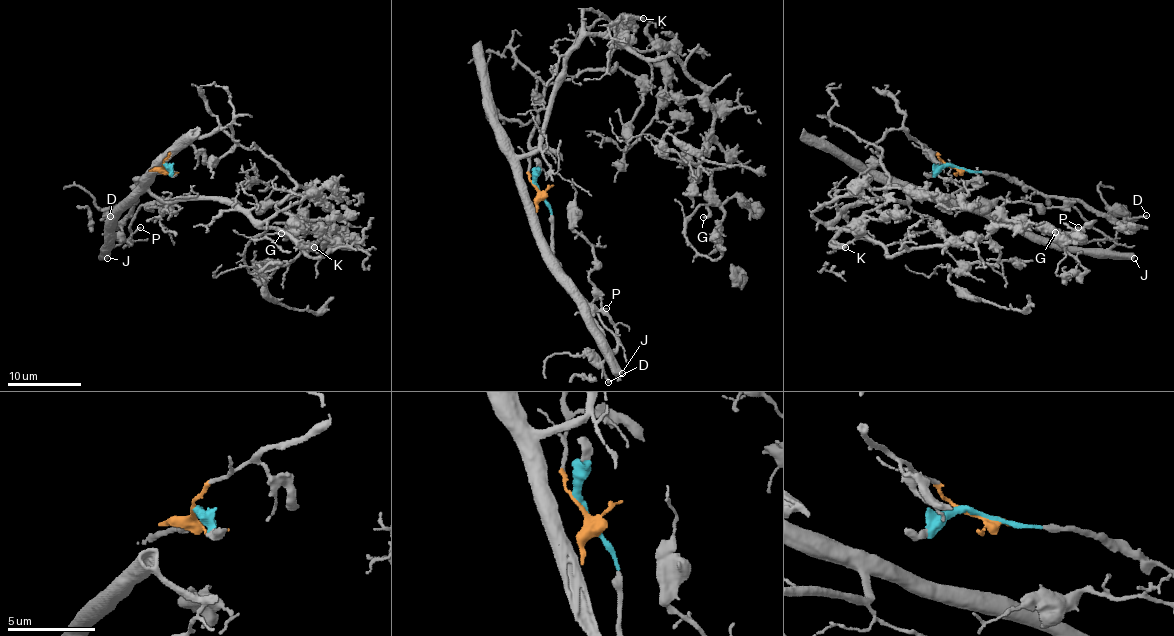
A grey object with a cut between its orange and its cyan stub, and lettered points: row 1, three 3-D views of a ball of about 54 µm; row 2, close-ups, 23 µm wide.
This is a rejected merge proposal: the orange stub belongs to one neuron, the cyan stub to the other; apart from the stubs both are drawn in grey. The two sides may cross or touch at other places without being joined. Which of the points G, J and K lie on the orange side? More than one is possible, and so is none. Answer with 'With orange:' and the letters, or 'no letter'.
With orange: G, J, K

